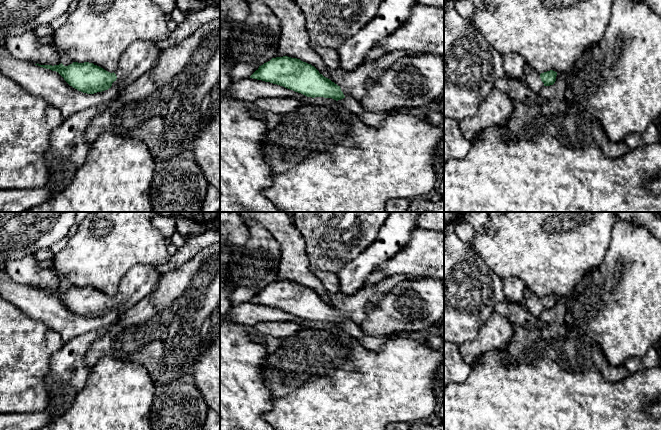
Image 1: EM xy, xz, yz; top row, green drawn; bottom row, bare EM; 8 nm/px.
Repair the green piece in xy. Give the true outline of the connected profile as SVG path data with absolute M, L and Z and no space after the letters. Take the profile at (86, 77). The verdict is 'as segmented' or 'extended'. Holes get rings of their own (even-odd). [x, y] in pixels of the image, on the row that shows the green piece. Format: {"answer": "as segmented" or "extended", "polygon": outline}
{"answer": "extended", "polygon": "M143 40L135 41L124 51L119 60L118 67L113 73L89 62L73 62L68 66L64 66L62 63L54 66L40 65L38 63L35 65L58 72L70 86L78 91L87 94L94 94L108 90L111 87L116 88L118 91L124 89L130 83L151 71L154 68L161 52L162 49L160 49L155 42Z"}

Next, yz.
{"answer": "extended", "polygon": "M525 64L525 80L531 90L537 94L544 86L553 85L556 81L557 72L550 70L544 73L538 73L530 65Z"}

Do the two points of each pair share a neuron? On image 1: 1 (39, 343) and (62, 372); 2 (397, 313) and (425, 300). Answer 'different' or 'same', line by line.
1: different
2: same

